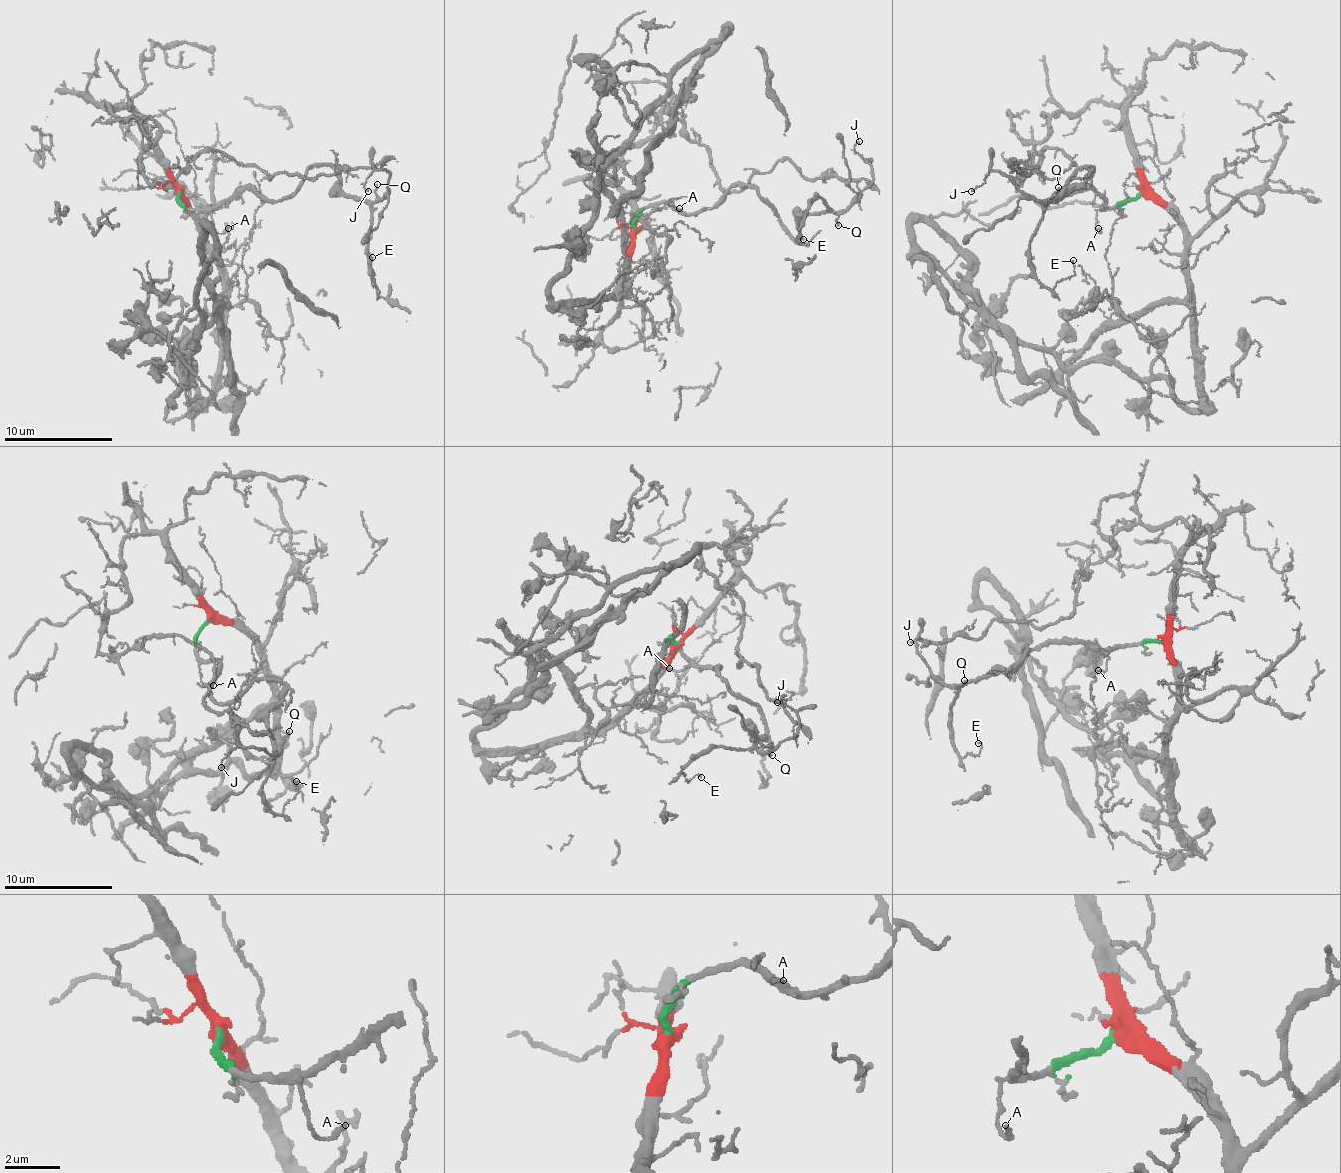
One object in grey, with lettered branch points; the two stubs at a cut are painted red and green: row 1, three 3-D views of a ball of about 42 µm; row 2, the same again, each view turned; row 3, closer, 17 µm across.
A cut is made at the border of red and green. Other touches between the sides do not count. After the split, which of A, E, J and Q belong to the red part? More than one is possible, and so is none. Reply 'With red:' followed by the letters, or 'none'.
With red: none

